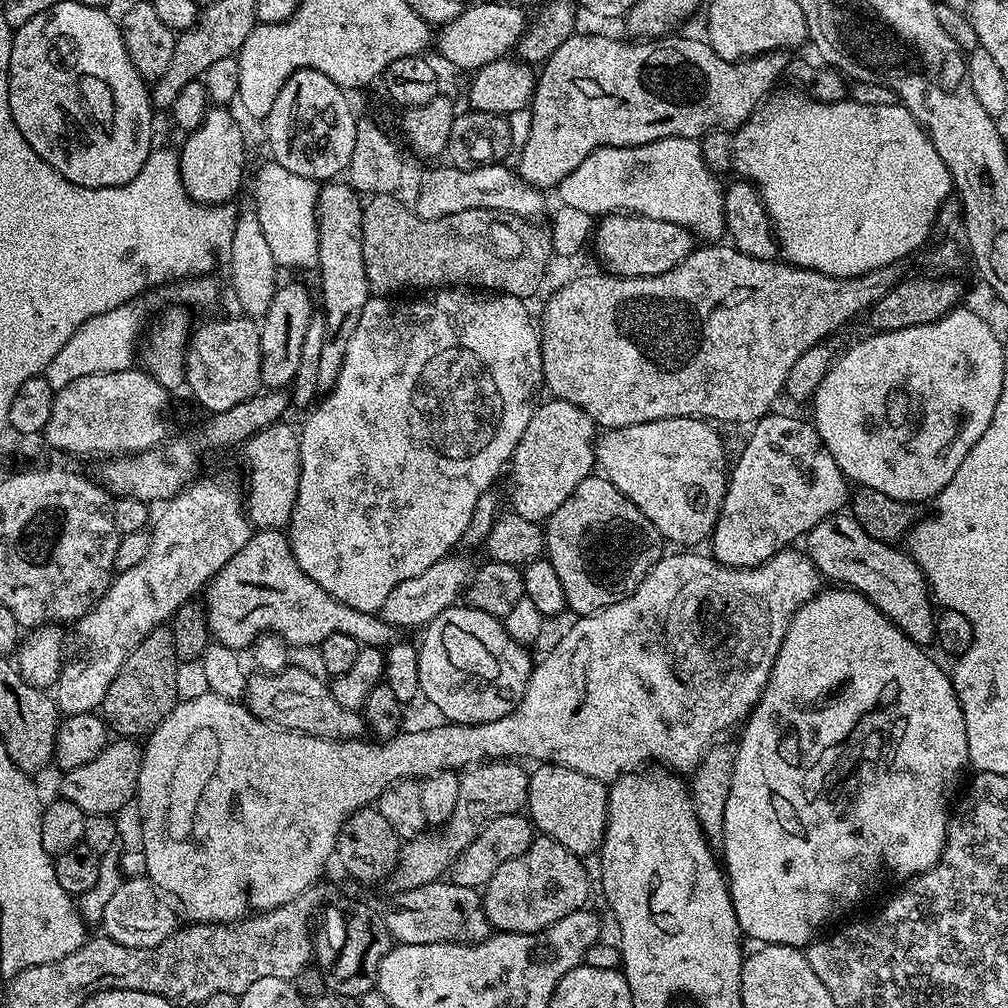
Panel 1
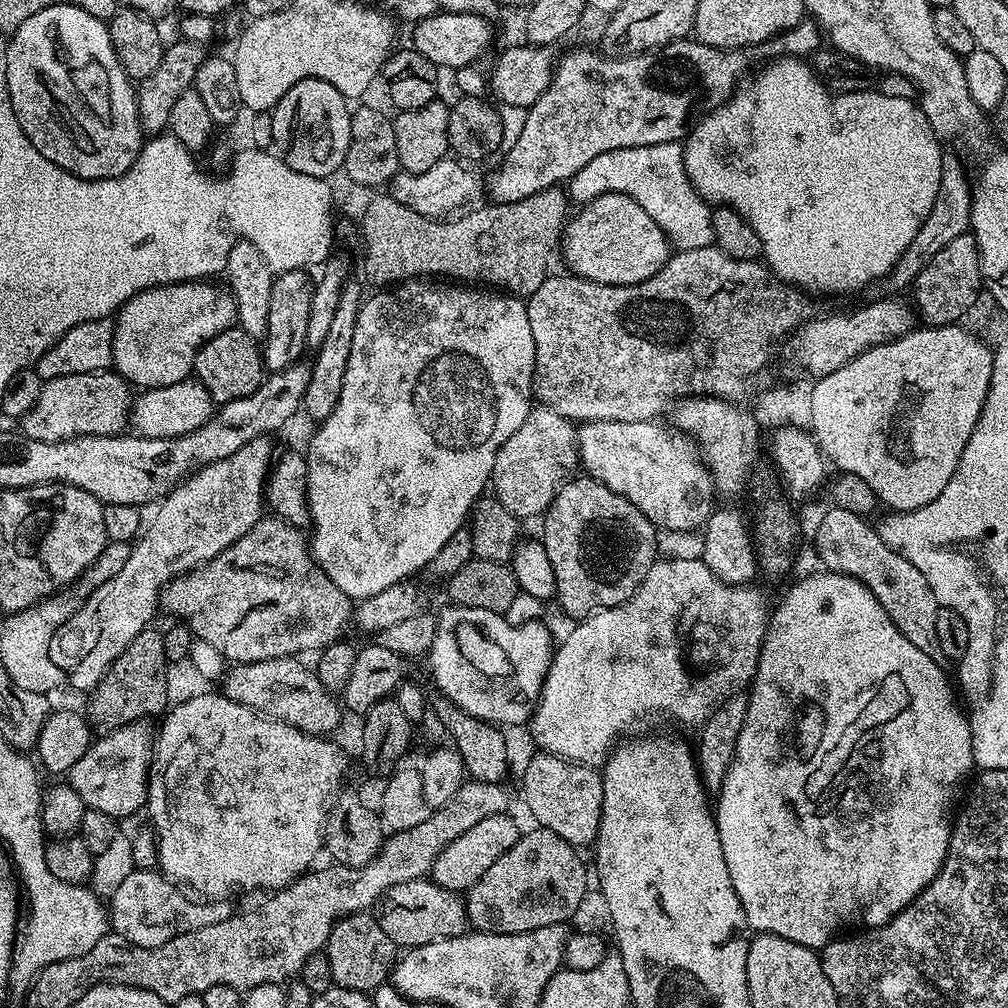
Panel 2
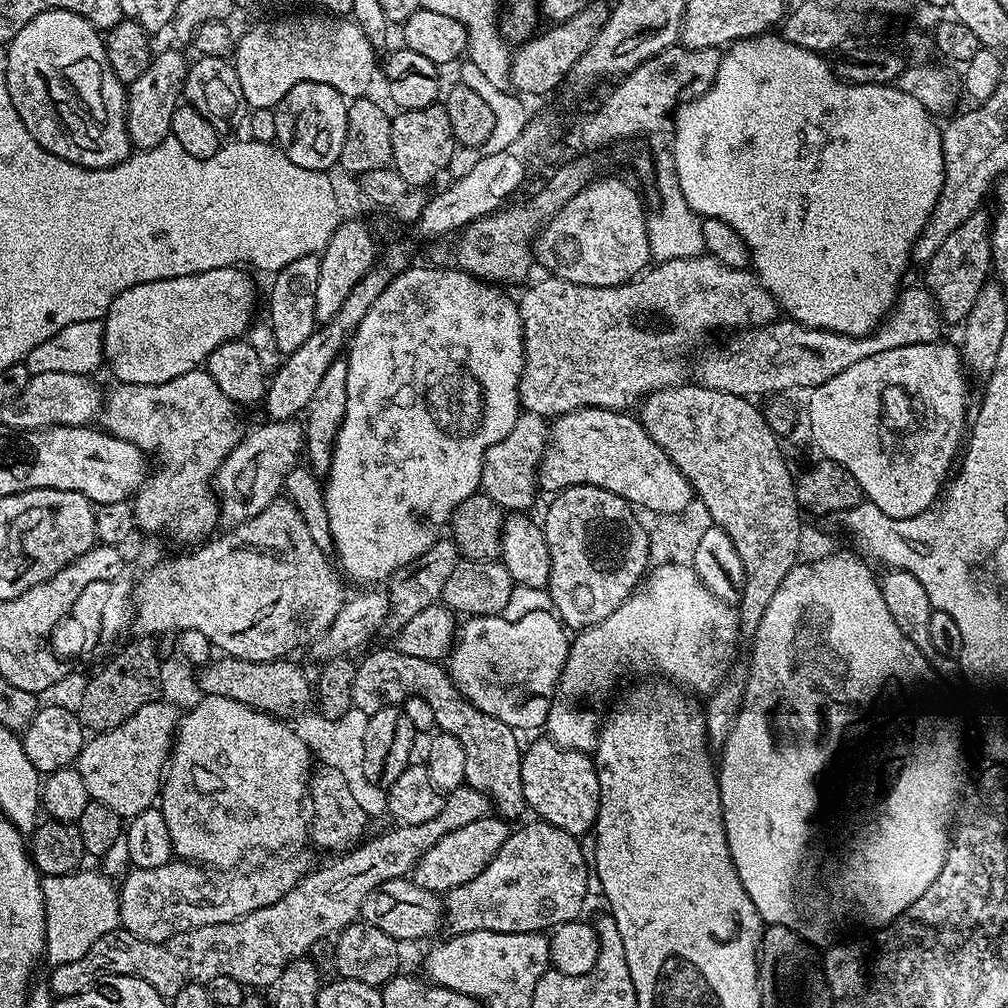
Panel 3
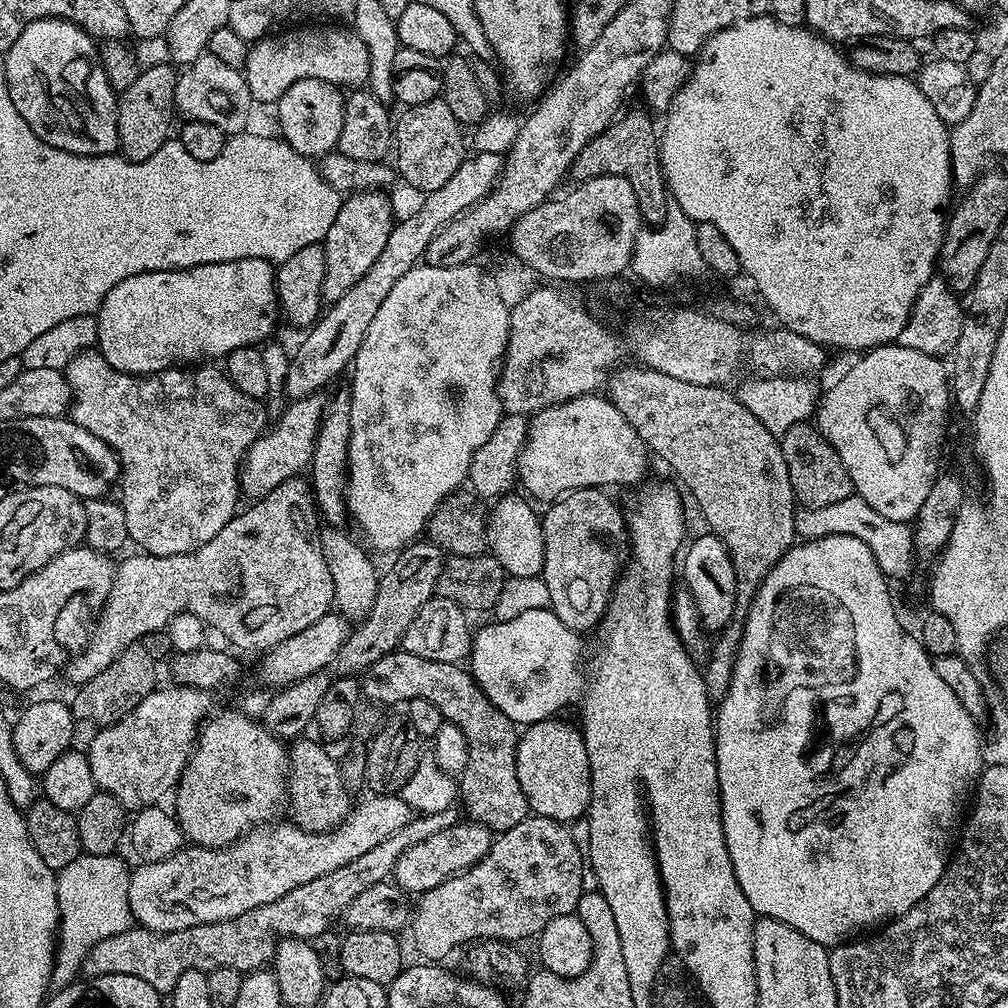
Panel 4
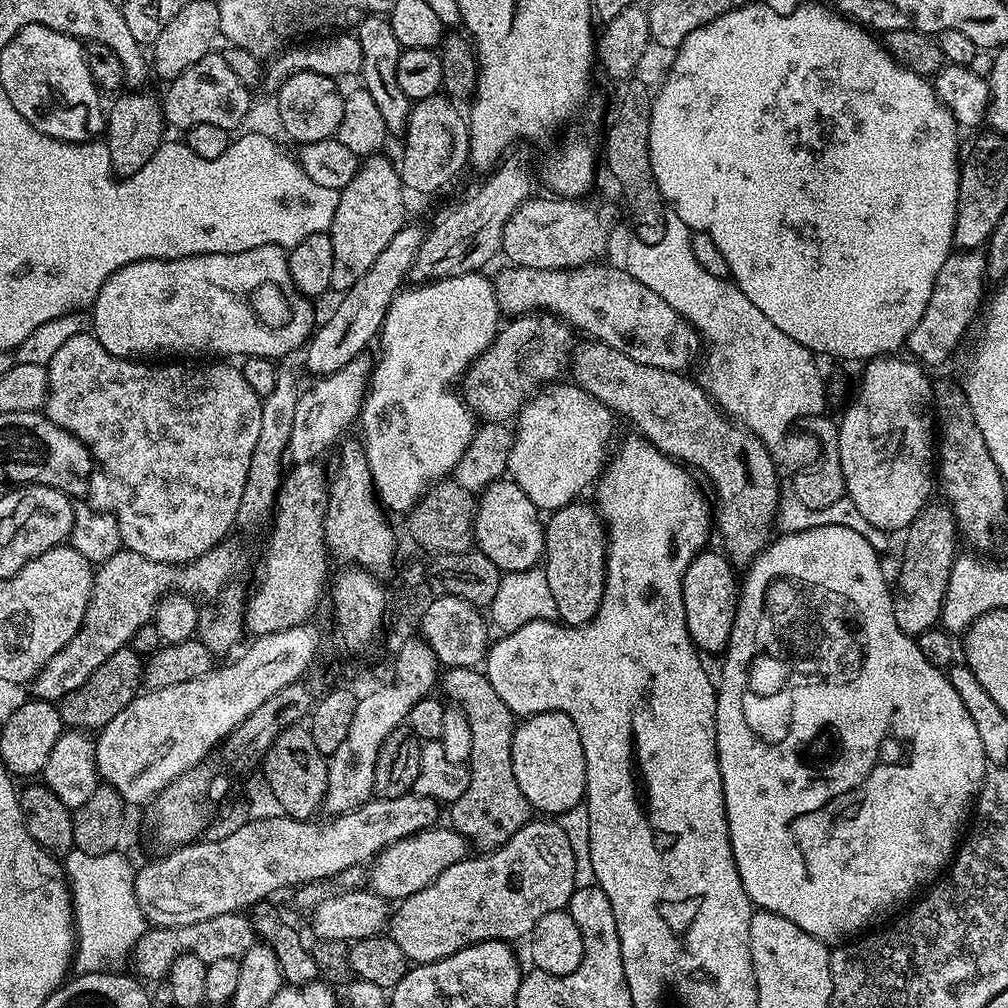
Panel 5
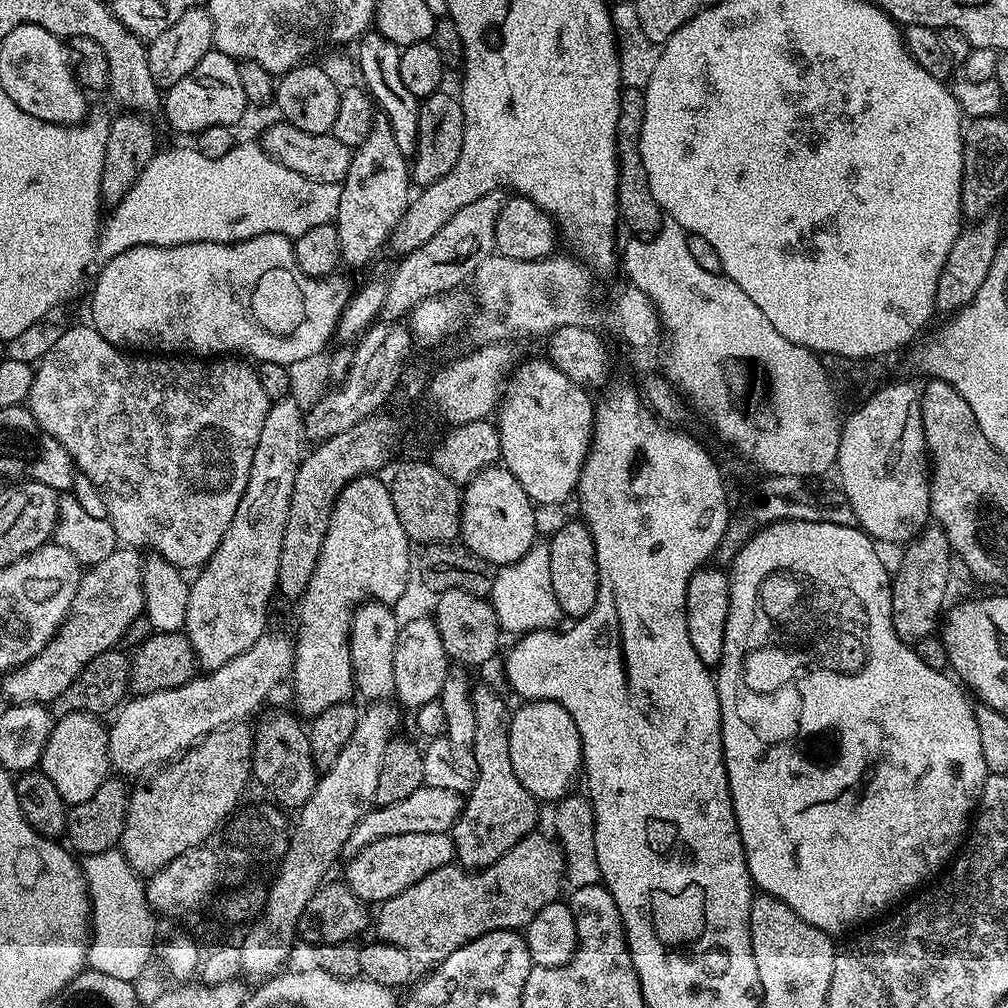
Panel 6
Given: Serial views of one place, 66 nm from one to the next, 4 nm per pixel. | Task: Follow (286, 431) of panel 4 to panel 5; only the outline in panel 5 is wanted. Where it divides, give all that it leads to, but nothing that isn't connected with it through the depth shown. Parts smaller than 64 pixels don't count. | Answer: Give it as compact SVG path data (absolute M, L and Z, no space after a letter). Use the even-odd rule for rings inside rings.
M371 355L355 356L342 370L329 376L319 377L307 389L301 391L298 406L294 406L294 426L290 430L290 442L286 453L293 465L310 464L321 459L320 455L335 442L340 432L357 423L360 407L364 404L364 394L372 378Z

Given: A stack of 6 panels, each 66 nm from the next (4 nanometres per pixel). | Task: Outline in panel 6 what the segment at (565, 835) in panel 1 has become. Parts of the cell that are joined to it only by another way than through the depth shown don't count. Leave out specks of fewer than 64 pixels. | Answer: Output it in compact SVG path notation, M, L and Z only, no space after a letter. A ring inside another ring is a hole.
M529 700L519 705L520 709L512 712L512 721L508 731L510 763L514 765L514 774L518 774L518 782L526 786L526 790L538 802L552 800L559 802L573 791L572 783L582 772L582 746L578 726L574 726L574 718L562 705L553 700Z

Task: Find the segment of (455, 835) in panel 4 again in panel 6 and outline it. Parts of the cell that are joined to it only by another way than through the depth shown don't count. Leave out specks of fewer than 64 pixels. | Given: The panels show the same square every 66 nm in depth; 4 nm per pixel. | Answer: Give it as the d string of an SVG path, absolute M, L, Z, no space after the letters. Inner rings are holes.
M449 833L442 834L394 834L390 838L378 838L370 846L361 848L351 857L352 861L345 870L343 879L348 889L372 906L379 906L384 901L402 894L406 886L414 886L426 874L442 866L453 863L456 851Z

